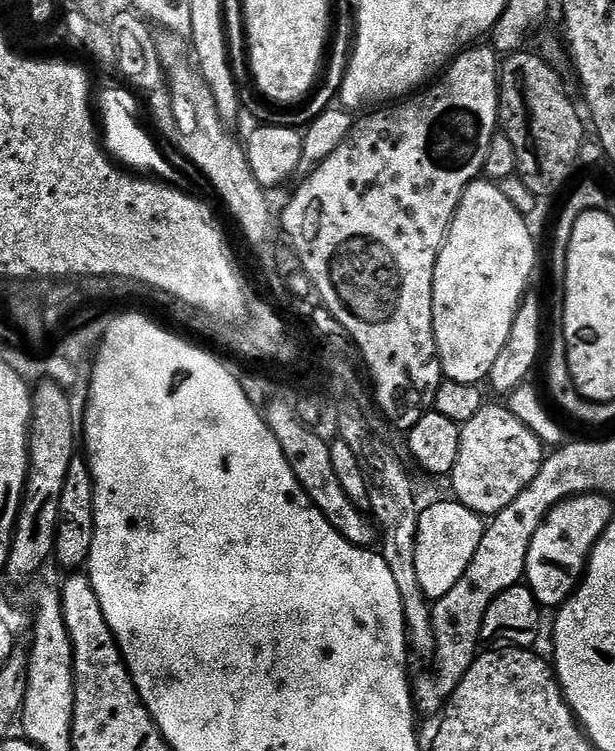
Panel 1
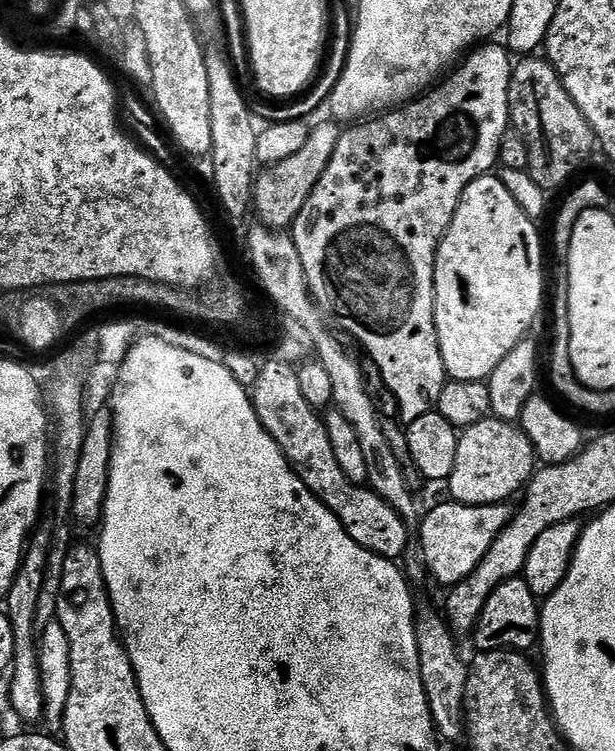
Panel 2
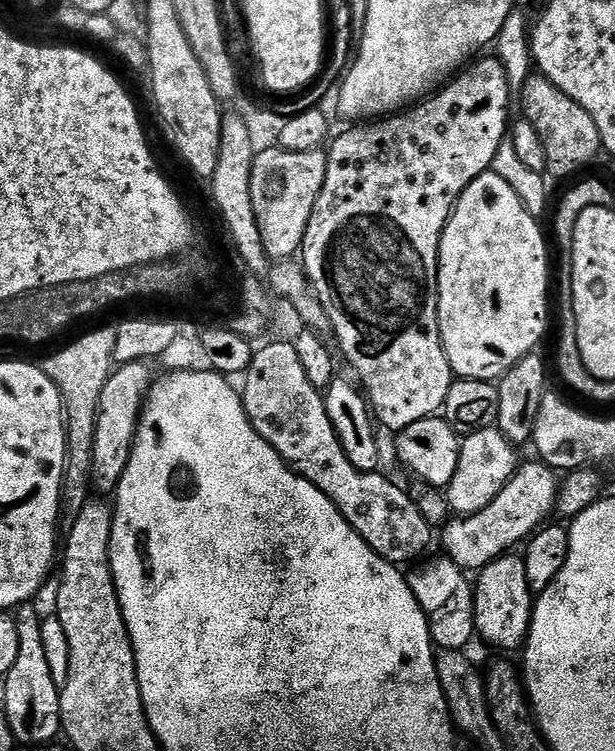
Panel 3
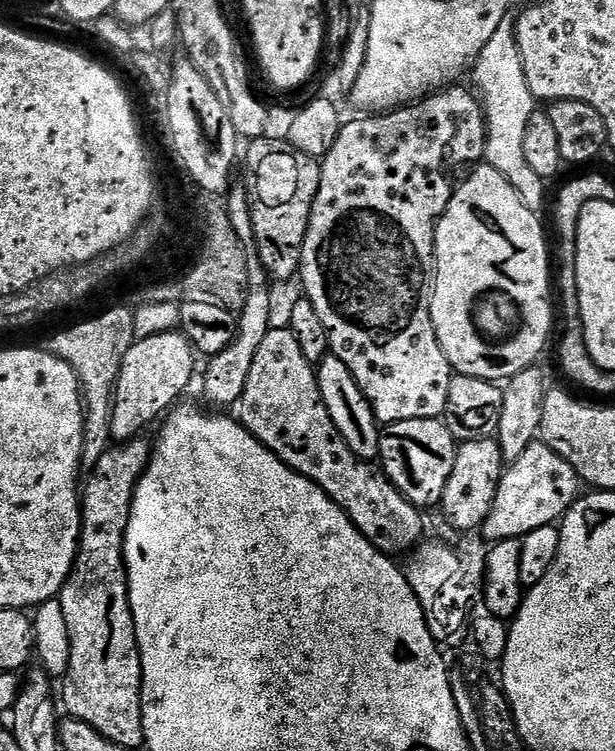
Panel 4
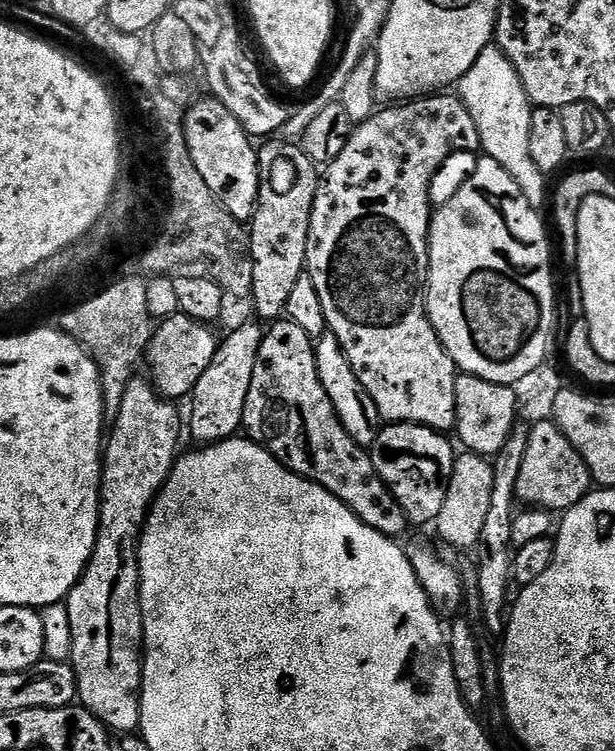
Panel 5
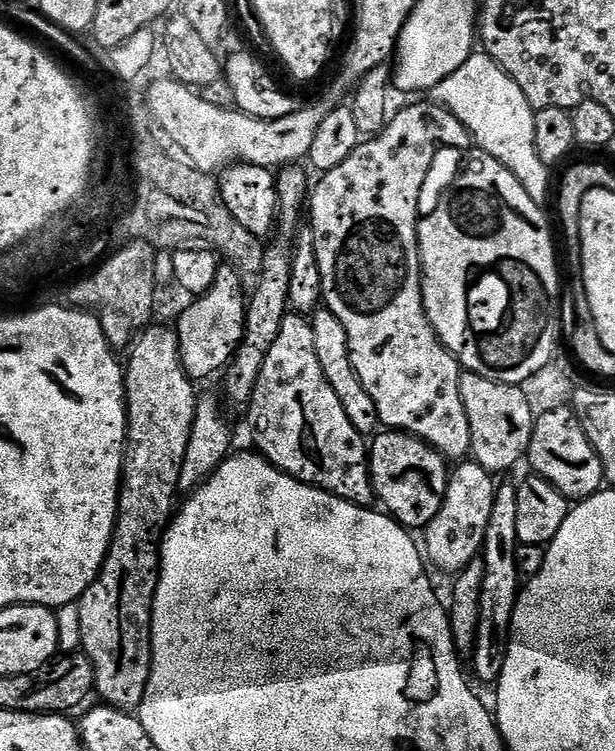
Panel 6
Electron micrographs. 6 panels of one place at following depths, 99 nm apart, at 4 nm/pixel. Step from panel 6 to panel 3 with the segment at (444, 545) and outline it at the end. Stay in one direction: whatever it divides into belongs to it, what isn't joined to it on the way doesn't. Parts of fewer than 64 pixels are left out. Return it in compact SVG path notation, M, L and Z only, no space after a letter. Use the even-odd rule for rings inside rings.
M499 427L483 428L480 431L469 433L460 445L460 457L458 458L458 470L454 470L454 478L449 482L446 495L448 504L453 508L453 513L460 516L470 516L473 512L480 512L510 482L510 478L516 473L518 459L516 460L517 445L500 432Z

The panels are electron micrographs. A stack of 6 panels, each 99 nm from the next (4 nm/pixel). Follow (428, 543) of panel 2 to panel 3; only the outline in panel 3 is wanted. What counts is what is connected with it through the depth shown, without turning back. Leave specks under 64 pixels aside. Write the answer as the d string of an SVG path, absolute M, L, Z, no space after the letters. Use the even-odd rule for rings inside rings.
M543 462L535 463L521 463L490 506L470 516L452 518L456 520L445 526L443 551L460 569L479 570L486 567L490 561L515 549L512 547L519 540L527 541L549 519L547 516L553 515L558 491L557 473Z

